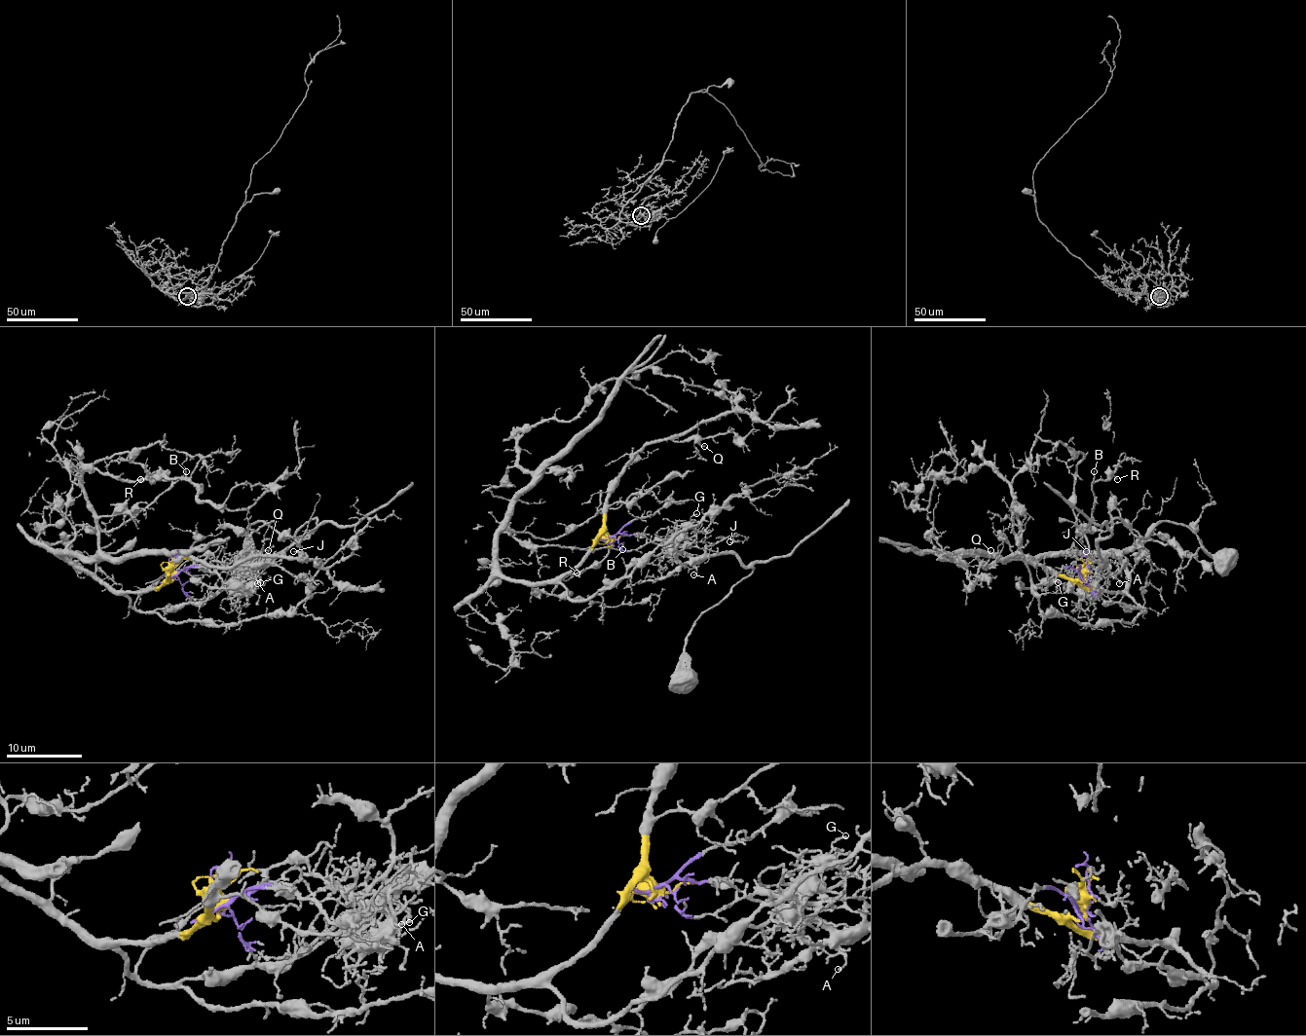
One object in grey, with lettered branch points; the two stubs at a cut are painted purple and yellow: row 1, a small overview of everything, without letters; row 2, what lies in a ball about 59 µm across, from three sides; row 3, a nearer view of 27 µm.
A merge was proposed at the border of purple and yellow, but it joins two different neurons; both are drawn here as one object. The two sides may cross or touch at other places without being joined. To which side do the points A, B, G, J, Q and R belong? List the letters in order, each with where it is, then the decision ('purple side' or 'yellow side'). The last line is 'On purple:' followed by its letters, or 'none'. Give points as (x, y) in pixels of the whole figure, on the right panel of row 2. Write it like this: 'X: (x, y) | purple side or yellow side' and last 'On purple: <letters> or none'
A: (1119, 583) | purple side
B: (1094, 471) | yellow side
G: (1058, 582) | purple side
J: (1086, 551) | purple side
Q: (990, 550) | yellow side
R: (1117, 479) | yellow side
On purple: A, G, J

